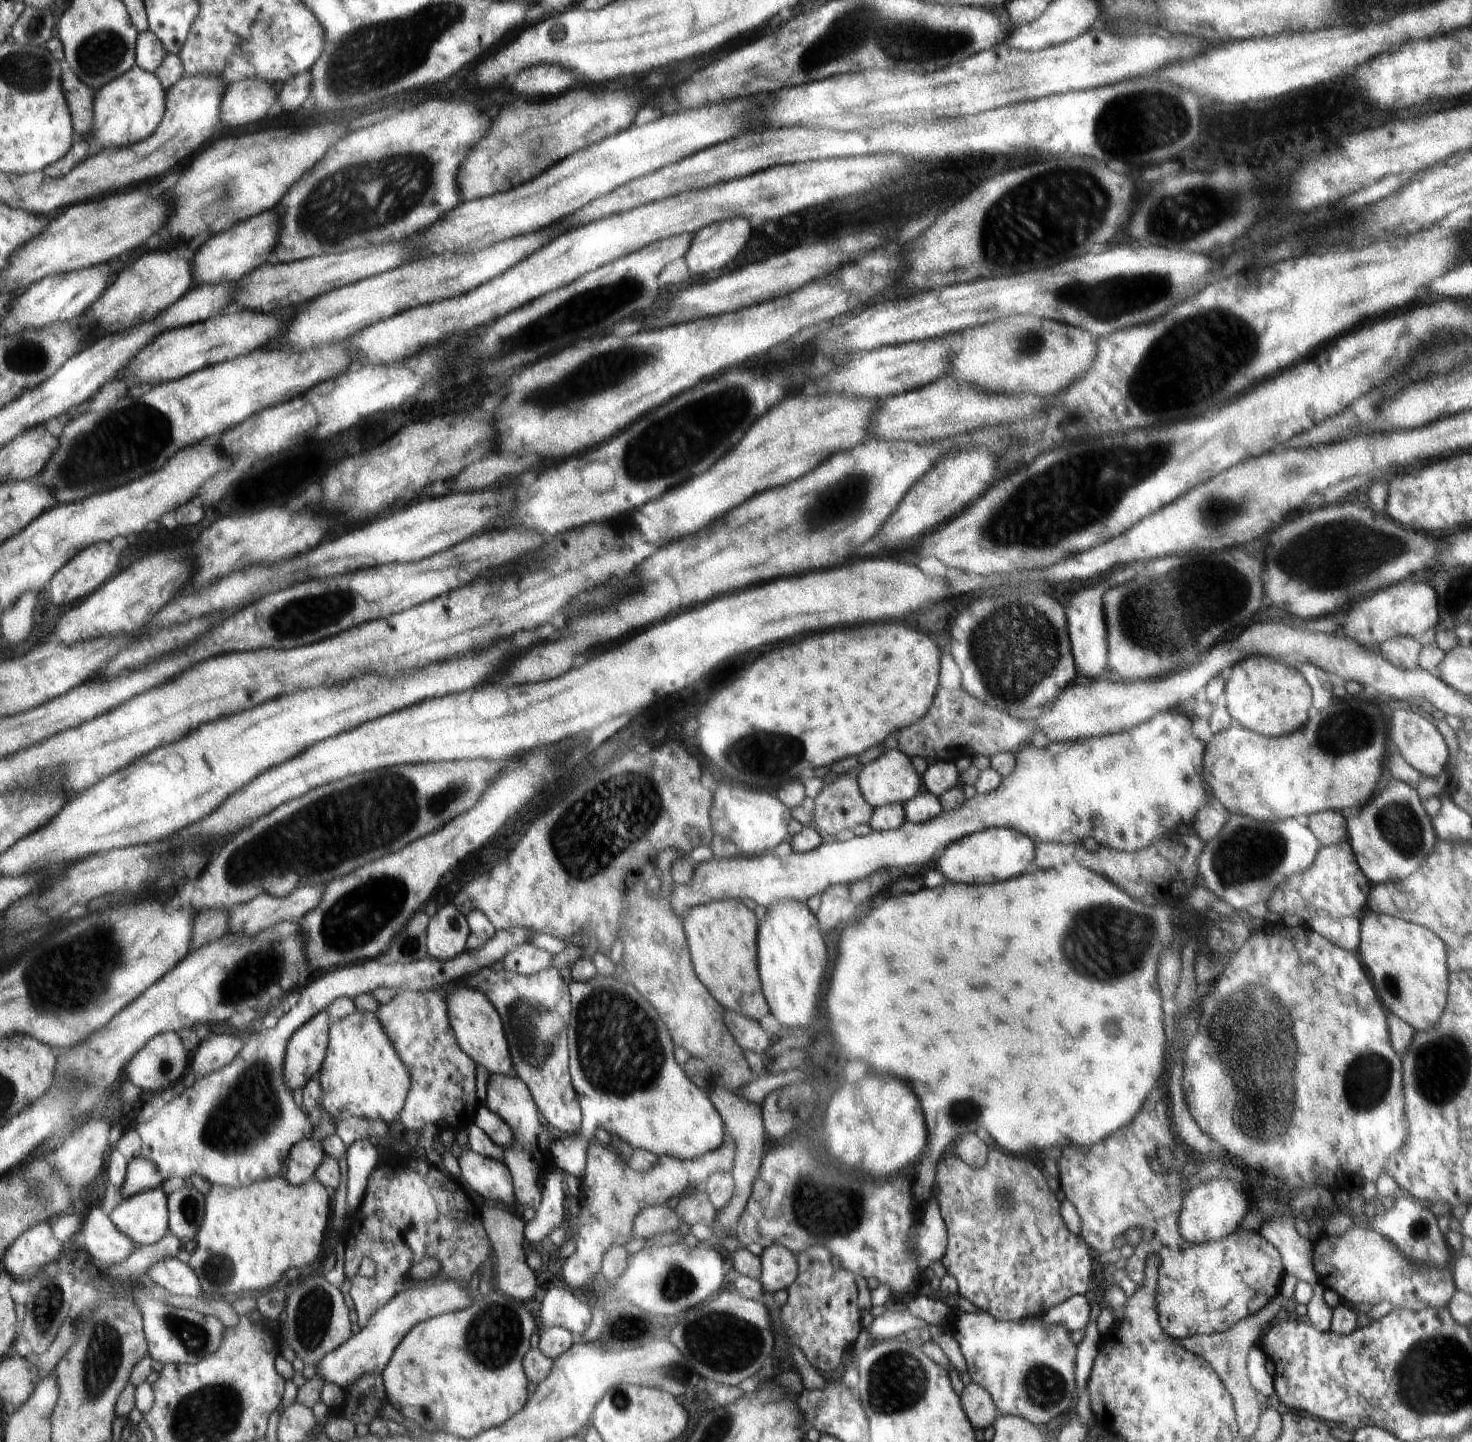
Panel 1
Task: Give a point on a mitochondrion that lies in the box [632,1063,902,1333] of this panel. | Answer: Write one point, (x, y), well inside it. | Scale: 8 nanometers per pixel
(821, 1211)

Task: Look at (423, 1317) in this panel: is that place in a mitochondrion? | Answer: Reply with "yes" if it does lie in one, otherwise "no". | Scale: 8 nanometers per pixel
no

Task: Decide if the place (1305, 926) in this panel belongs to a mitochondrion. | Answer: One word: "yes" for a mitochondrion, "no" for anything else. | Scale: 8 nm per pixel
no

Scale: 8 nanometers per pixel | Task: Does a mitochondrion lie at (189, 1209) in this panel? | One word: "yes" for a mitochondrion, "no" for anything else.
yes

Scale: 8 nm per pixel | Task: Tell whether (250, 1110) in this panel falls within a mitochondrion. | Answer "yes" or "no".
yes

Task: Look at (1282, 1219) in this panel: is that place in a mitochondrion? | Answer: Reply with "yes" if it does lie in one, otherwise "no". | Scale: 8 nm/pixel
yes

